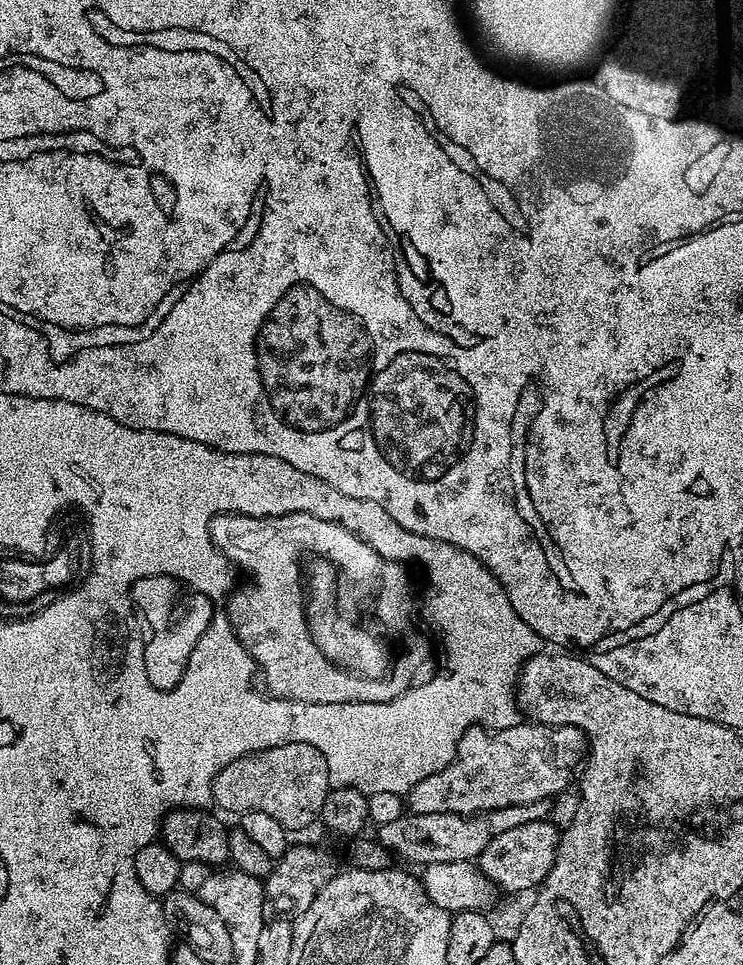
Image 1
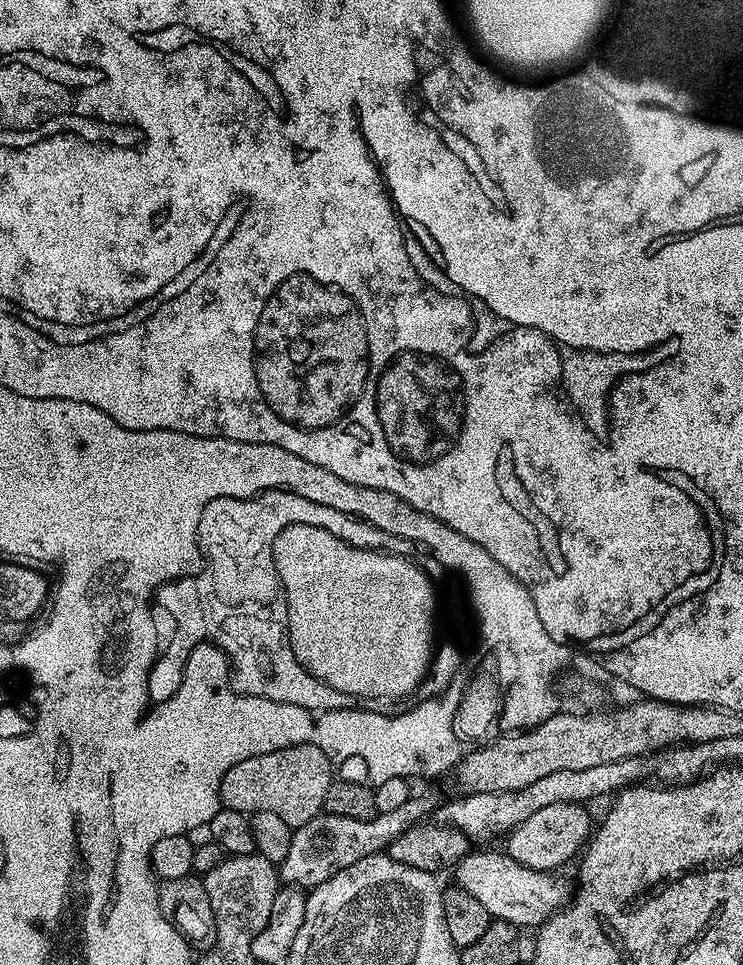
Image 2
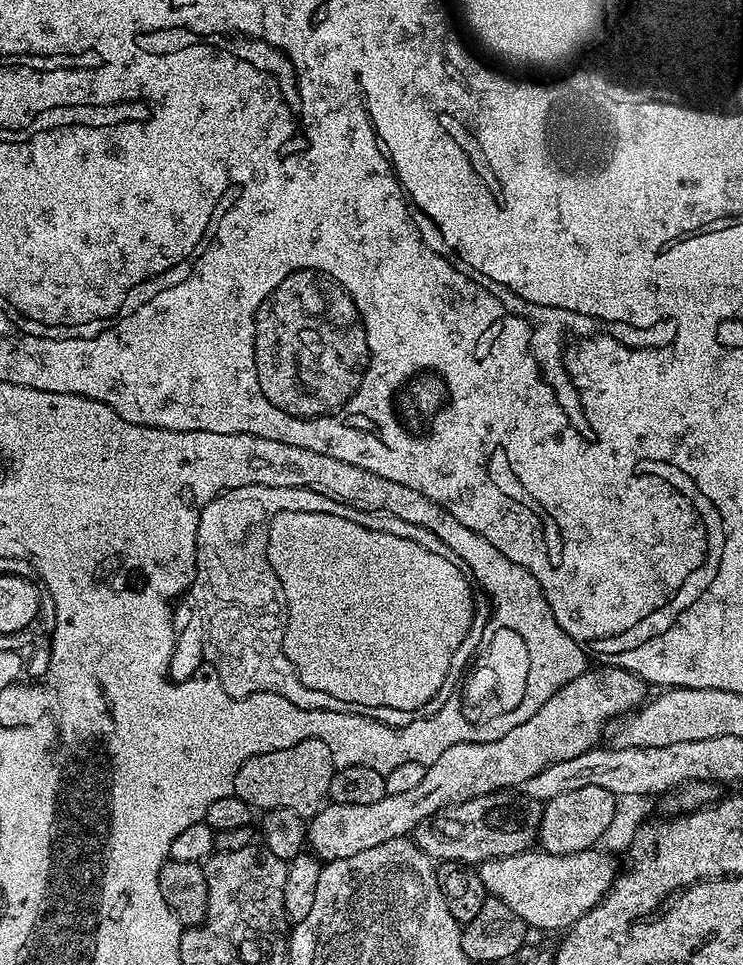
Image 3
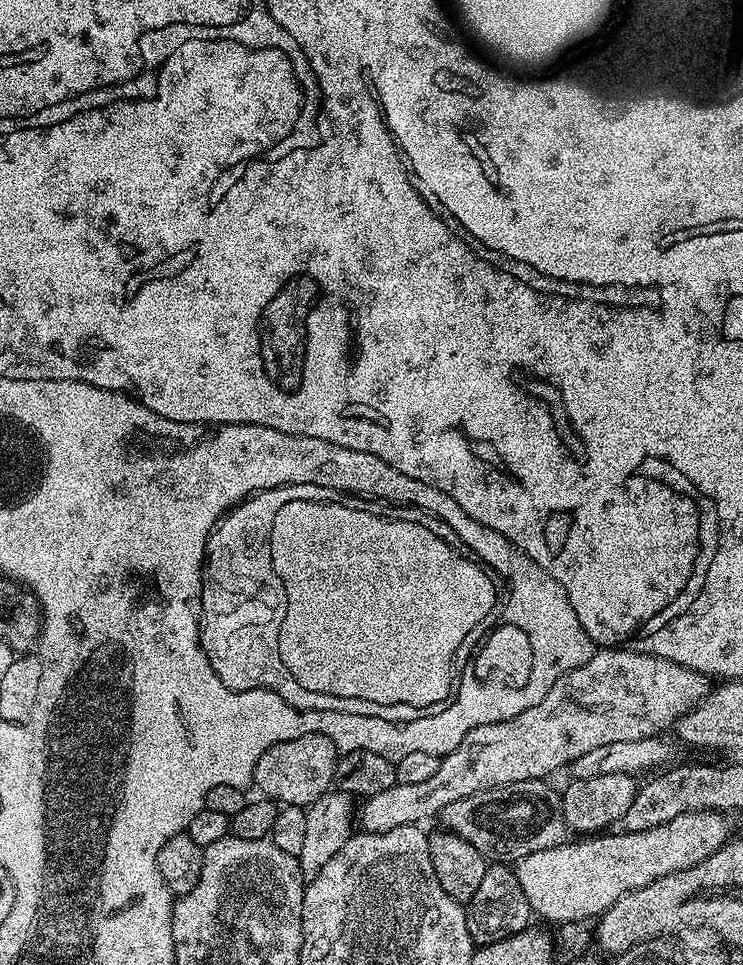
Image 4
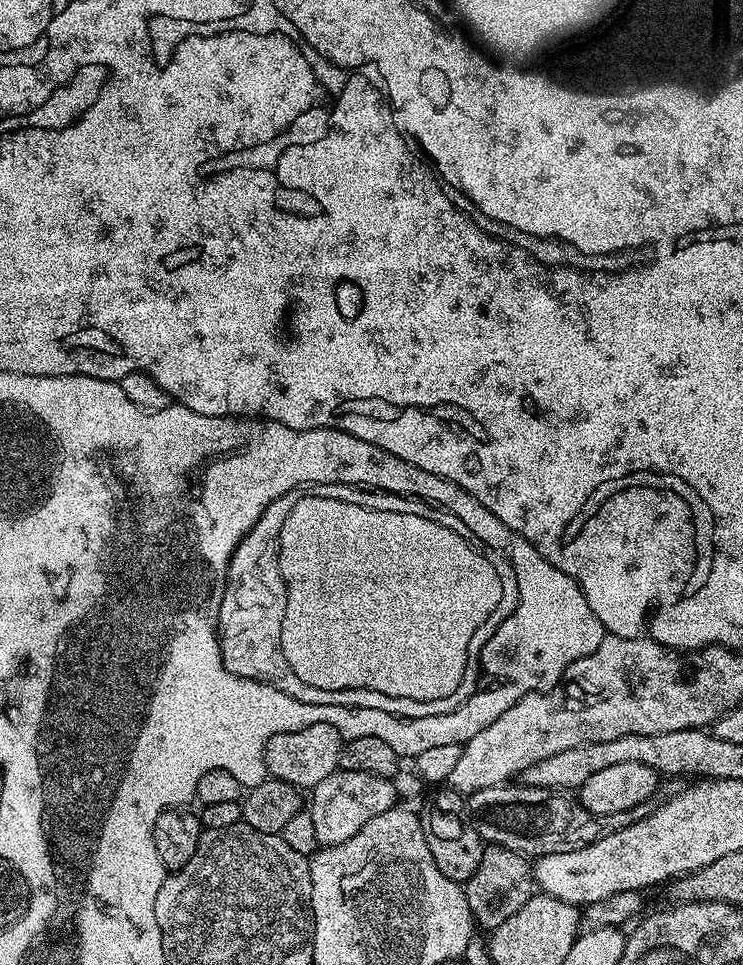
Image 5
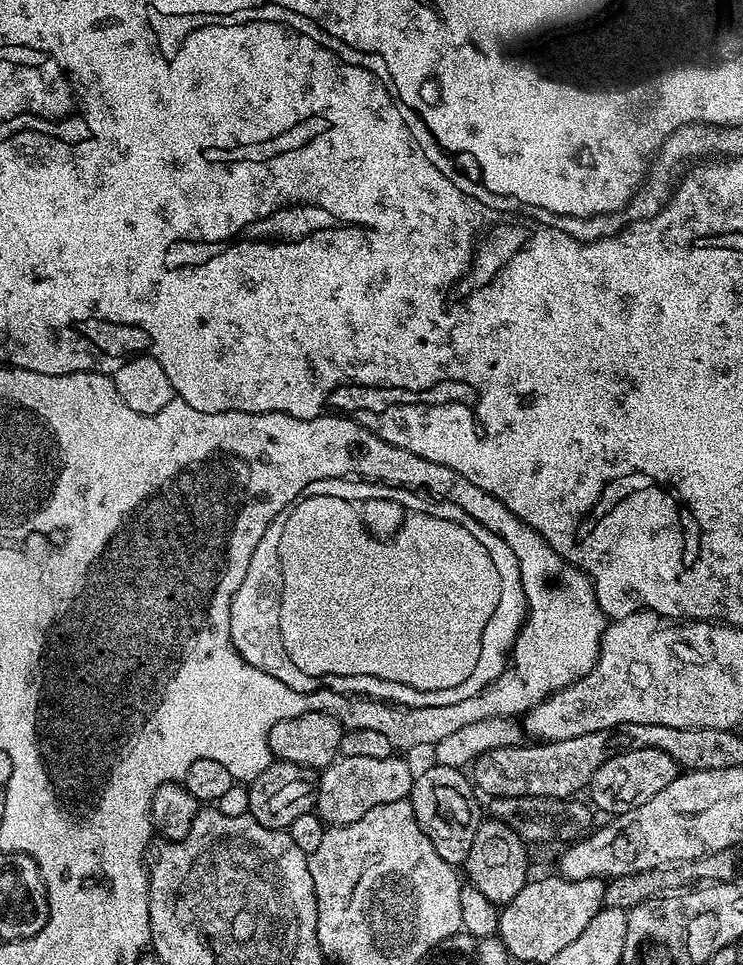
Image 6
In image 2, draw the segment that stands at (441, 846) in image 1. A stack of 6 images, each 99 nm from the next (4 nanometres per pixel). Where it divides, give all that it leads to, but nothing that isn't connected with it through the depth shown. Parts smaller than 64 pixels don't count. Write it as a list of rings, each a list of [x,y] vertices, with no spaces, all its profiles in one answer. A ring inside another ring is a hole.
[[[631,756],[625,760],[606,762],[602,766],[590,766],[586,770],[560,770],[558,774],[546,774],[531,786],[513,792],[469,792],[457,795],[457,800],[435,809],[435,823],[446,828],[456,828],[469,841],[492,840],[495,836],[507,834],[518,827],[526,818],[538,814],[546,806],[558,806],[558,802],[584,804],[599,796],[611,797],[624,788],[633,787],[645,779],[649,761],[642,756]]]

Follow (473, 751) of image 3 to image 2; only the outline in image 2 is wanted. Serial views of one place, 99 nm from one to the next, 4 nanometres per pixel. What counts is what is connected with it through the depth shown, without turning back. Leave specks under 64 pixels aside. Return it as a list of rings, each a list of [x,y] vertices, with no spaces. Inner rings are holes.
[[[413,795],[398,810],[377,812],[369,820],[362,818],[346,818],[342,814],[324,812],[312,816],[310,822],[299,825],[290,838],[290,851],[284,861],[278,865],[280,879],[285,885],[311,890],[326,882],[326,878],[334,878],[338,870],[346,870],[346,866],[354,866],[354,862],[362,862],[362,858],[379,856],[408,828],[415,828],[425,819],[424,816],[433,811],[426,797]]]

